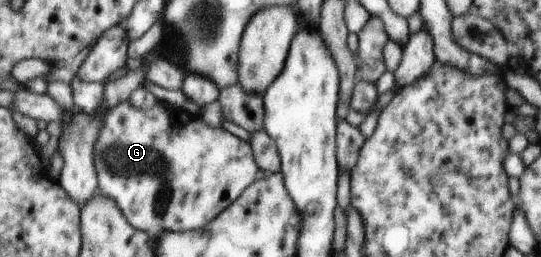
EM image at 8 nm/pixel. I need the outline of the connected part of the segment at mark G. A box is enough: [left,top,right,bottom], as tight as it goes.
[71,76,258,236]

